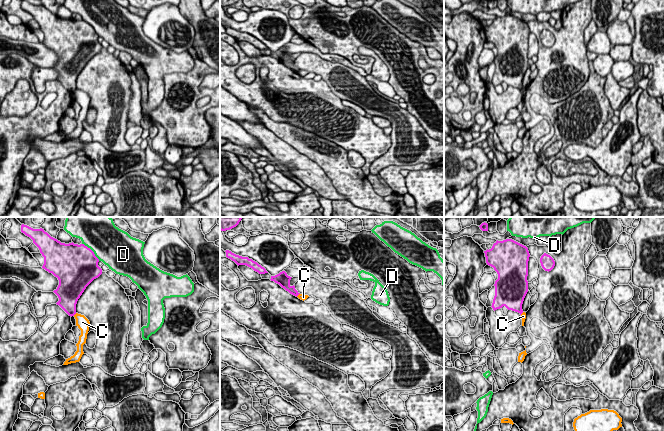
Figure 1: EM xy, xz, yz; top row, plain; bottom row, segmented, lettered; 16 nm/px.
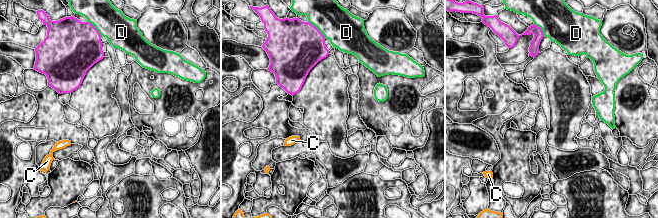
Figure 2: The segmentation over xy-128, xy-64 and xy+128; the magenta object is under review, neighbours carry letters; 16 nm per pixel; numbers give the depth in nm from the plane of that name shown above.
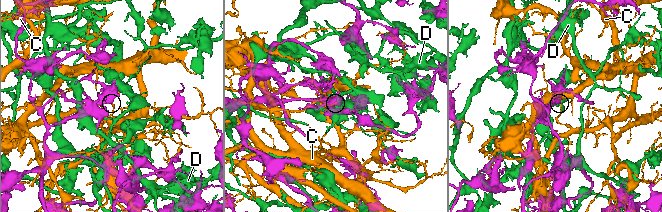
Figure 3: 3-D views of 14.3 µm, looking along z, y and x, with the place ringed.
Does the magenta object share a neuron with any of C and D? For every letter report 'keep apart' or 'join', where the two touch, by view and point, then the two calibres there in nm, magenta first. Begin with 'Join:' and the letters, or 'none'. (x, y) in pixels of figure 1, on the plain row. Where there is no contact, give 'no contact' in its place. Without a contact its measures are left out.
Join: none
C: keep apart; contact xy (74, 90); calibres 280 and 200 nm
D: keep apart; contact xy (92, 27); calibres 500 and 500 nm

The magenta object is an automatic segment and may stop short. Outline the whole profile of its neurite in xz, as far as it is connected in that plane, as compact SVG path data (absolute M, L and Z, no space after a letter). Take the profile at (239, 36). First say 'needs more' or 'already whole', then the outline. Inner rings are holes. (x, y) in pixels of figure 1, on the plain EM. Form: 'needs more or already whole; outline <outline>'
already whole; outline M226 26L225 28L226 28L226 33L234 37L238 42L246 41L252 44L254 47L258 48L259 50L268 49L264 43L262 43L252 35L249 35L248 33L242 33L242 32L236 31L229 26Z

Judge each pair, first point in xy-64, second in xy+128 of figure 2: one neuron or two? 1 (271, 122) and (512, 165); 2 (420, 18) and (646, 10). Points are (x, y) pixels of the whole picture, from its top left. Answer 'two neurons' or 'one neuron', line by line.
1: two neurons
2: one neuron

